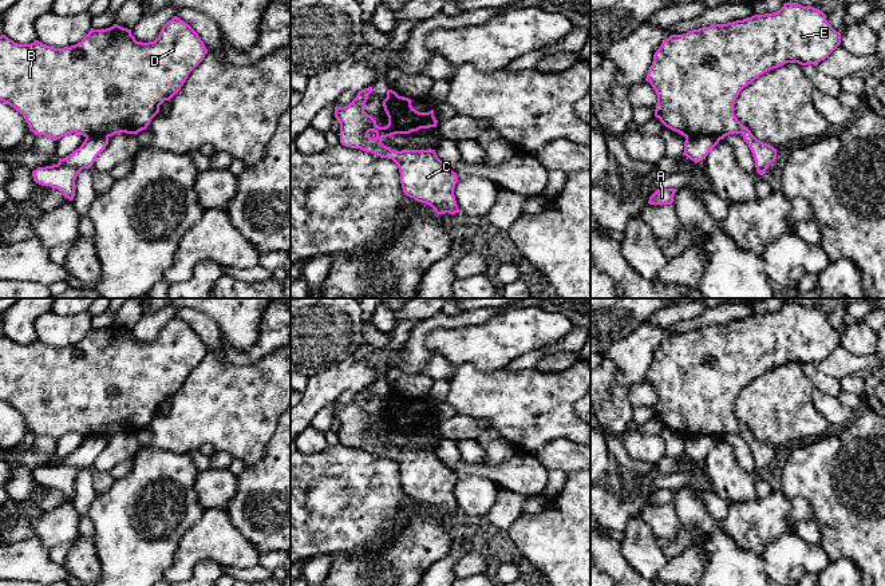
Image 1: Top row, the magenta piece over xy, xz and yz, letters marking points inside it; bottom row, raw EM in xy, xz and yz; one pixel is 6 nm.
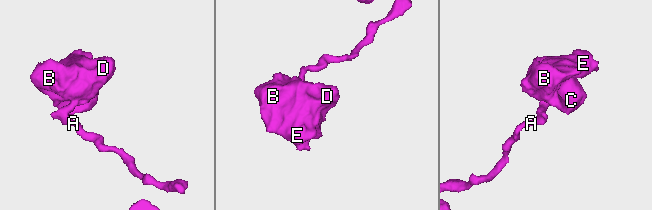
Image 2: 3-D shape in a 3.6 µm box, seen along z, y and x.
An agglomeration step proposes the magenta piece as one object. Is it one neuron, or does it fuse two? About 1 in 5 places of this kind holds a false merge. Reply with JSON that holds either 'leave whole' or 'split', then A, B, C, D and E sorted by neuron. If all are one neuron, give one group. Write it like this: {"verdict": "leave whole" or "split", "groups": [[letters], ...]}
{"verdict": "split", "groups": [["A"], ["B", "C", "D", "E"]]}

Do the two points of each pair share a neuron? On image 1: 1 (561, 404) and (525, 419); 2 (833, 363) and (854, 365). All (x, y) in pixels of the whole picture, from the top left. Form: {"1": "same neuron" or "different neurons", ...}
{"1": "same neuron", "2": "same neuron"}

